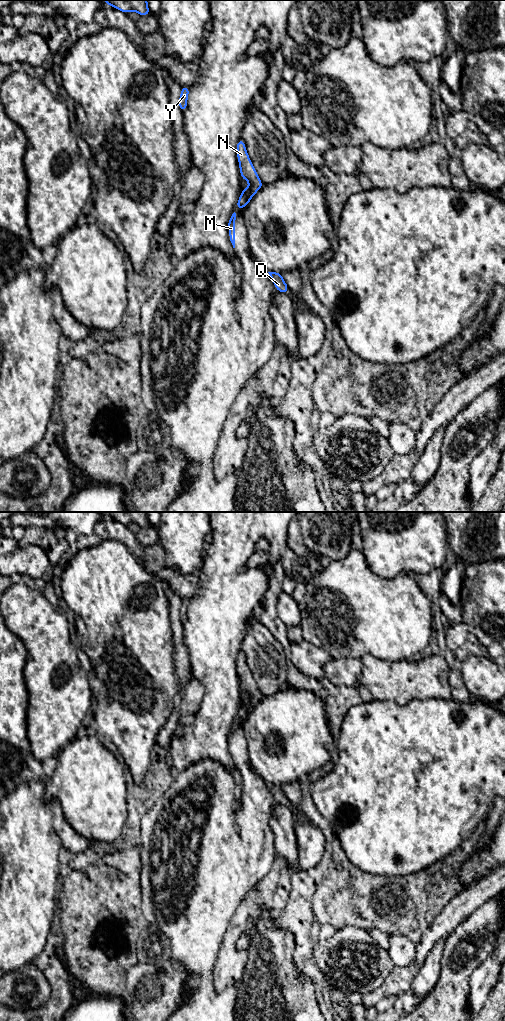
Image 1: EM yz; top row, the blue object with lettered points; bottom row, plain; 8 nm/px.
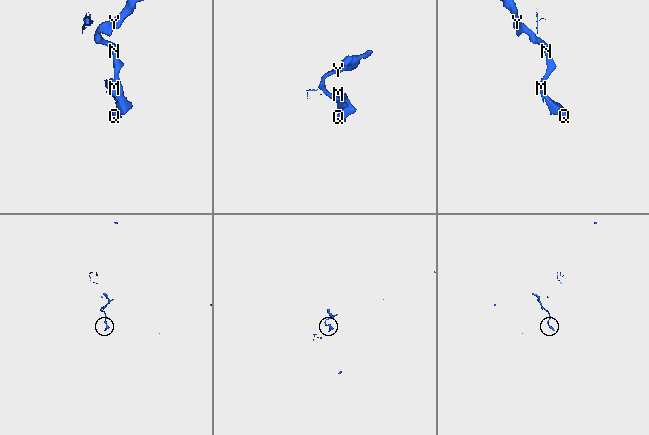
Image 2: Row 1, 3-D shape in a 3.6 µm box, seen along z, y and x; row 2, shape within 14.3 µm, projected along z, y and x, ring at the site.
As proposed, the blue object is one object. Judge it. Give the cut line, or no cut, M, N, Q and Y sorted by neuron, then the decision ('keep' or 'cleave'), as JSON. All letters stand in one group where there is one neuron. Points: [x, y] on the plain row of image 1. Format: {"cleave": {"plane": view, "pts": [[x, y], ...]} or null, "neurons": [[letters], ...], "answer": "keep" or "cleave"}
{"cleave": {"plane": "yz", "pts": [[230, 731], [234, 732]]}, "neurons": [["M"], ["N", "Q", "Y"]], "answer": "cleave"}

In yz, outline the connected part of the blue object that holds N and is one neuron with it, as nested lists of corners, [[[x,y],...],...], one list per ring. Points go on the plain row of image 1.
[[[243,651],[237,654],[237,667],[240,676],[240,685],[244,692],[250,694],[250,698],[245,700],[236,715],[238,720],[245,720],[253,707],[263,698],[247,666]]]

